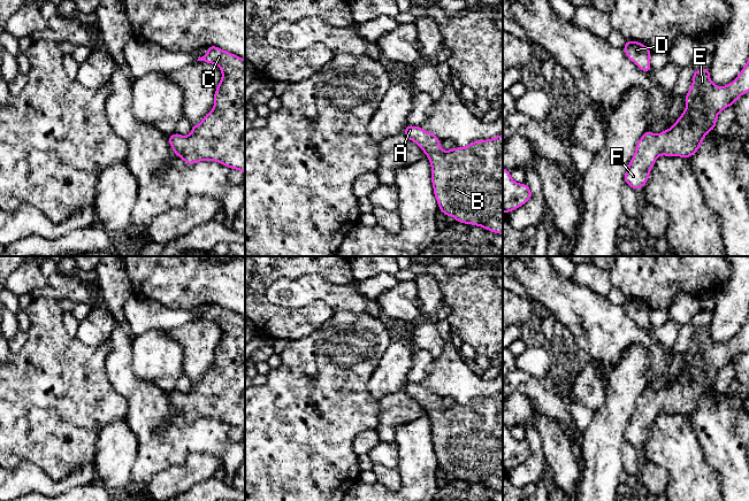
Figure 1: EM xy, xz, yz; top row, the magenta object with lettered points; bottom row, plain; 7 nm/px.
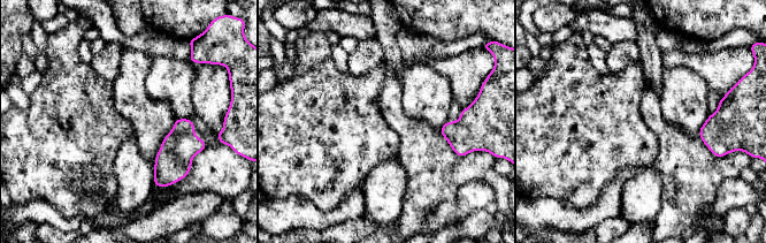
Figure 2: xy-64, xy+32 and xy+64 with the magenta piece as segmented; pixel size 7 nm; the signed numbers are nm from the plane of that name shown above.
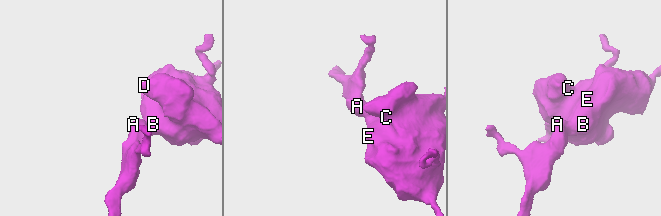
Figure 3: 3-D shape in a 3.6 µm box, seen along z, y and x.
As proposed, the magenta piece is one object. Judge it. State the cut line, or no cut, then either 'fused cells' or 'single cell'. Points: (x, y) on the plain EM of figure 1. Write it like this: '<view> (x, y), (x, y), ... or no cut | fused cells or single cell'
no cut | single cell

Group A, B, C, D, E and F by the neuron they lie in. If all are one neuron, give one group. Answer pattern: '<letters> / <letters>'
A B C D E F

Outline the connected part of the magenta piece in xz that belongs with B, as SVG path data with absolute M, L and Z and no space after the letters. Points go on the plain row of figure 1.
M407 383L404 391L428 414L438 468L446 473L452 473L458 480L482 484L488 488L503 492L503 391L488 398L472 399L463 406L453 404L450 408L442 408L440 404L441 396L421 384Z

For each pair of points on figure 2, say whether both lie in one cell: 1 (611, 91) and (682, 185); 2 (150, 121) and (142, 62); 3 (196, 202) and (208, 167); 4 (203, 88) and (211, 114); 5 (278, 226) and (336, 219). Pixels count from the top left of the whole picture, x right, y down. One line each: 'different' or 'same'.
1: different
2: same
3: different
4: same
5: same

